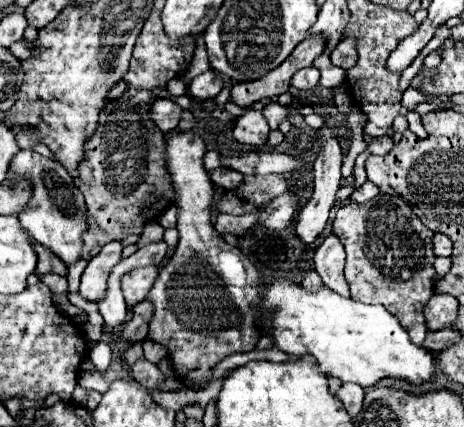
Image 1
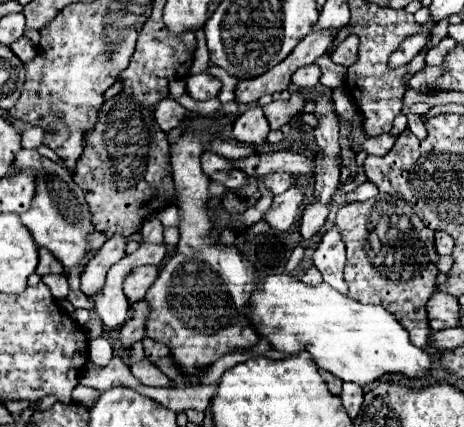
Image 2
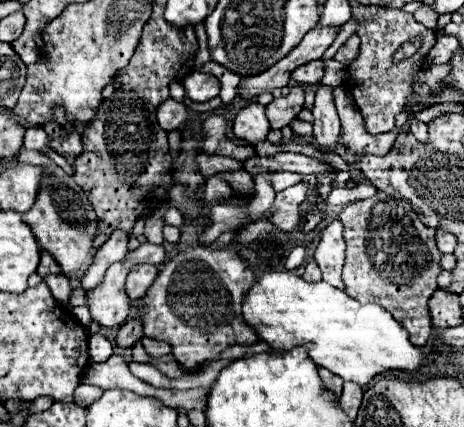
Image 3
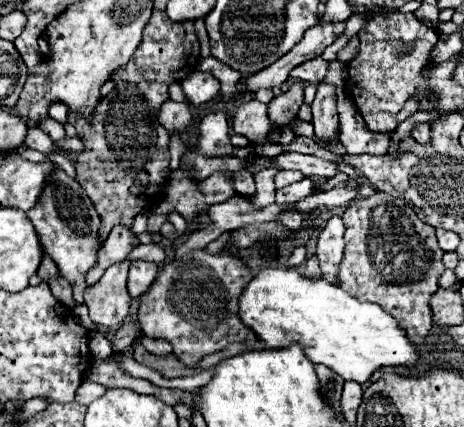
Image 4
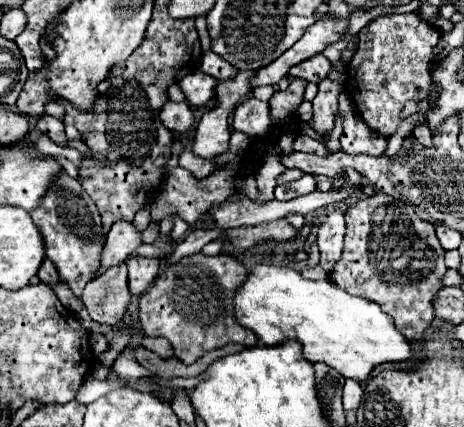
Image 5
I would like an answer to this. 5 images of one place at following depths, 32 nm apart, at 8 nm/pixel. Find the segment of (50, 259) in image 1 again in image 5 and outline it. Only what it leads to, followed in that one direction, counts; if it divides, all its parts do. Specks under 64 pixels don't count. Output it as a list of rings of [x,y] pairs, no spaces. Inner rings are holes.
[[[46,258],[38,270],[38,278],[44,282],[44,284],[50,284],[54,286],[58,282],[58,272],[56,272],[56,266]]]

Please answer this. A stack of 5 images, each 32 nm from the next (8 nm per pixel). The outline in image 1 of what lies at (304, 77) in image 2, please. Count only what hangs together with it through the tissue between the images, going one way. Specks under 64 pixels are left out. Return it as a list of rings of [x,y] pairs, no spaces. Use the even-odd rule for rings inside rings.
[[[308,66],[308,68],[304,68],[304,70],[298,70],[298,72],[292,76],[290,84],[292,84],[294,88],[298,88],[298,90],[312,90],[312,88],[318,84],[318,80],[320,80],[318,68]]]

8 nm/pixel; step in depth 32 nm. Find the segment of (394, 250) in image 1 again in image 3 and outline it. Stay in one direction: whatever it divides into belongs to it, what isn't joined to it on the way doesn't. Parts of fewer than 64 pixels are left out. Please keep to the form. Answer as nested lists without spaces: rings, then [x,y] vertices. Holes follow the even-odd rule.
[[[384,192],[342,208],[338,220],[344,226],[346,264],[342,280],[346,294],[358,302],[374,302],[386,308],[410,334],[416,346],[424,346],[432,326],[428,300],[434,294],[436,278],[442,272],[434,230],[424,226],[412,206]]]

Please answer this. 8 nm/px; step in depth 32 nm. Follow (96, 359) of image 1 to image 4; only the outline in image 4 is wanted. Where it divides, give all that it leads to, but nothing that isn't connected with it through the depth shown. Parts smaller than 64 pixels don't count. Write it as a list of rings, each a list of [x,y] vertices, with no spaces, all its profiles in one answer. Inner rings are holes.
[[[92,332],[90,334],[89,349],[92,350],[92,356],[96,360],[104,360],[104,358],[108,358],[108,354],[112,354],[112,344],[100,332]]]

